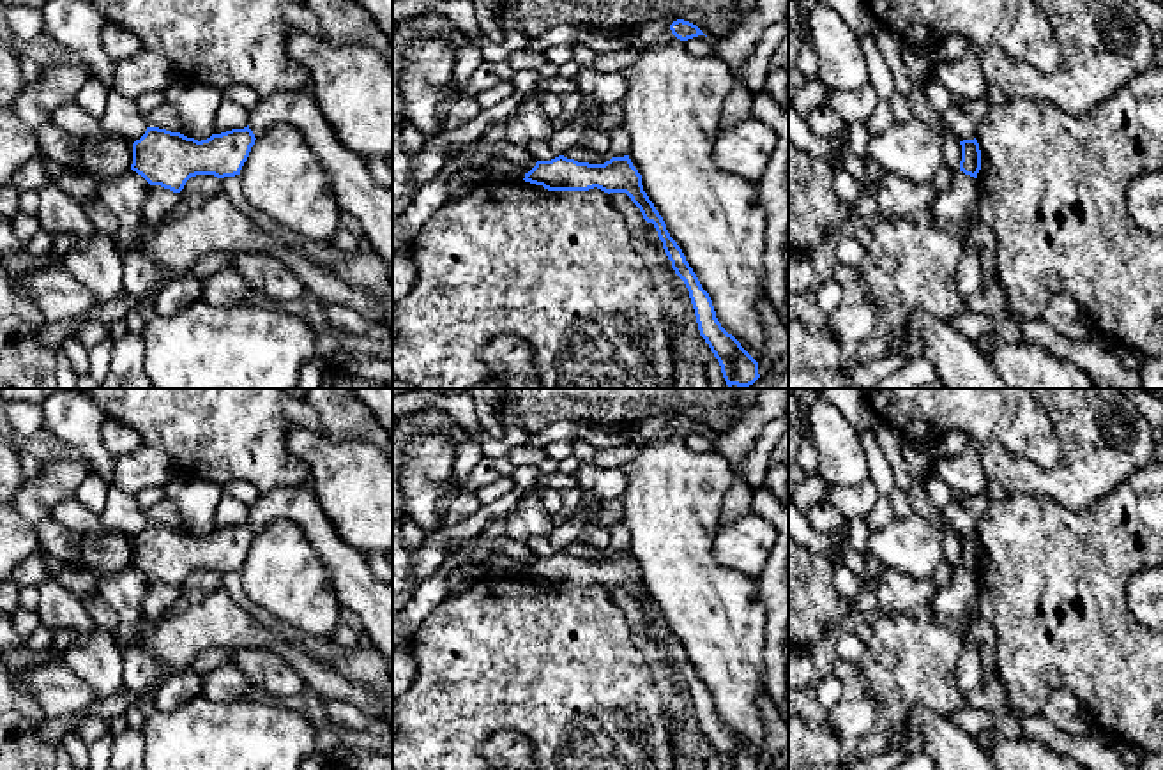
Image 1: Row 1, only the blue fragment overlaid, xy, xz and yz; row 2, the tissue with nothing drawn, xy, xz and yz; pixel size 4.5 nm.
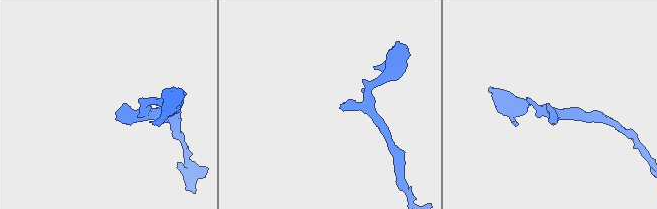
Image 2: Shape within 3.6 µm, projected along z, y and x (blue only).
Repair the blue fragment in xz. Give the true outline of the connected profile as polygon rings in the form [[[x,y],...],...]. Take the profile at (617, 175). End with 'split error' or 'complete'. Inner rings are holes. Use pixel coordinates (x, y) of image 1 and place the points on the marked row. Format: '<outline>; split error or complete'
[[[559,155],[551,161],[537,161],[523,180],[548,191],[589,191],[597,187],[608,194],[626,192],[640,208],[643,219],[654,224],[672,268],[684,281],[700,336],[718,359],[726,385],[749,387],[760,378],[758,362],[718,321],[709,293],[702,288],[682,249],[670,237],[663,217],[643,191],[642,175],[629,155],[612,157],[604,164],[578,162]]]; complete

